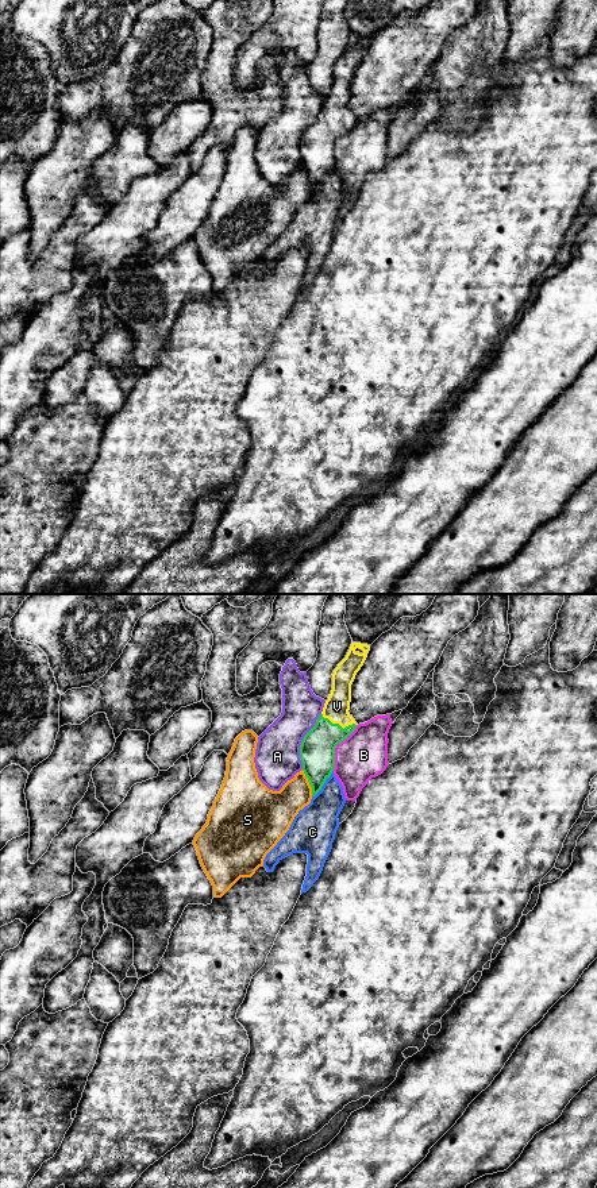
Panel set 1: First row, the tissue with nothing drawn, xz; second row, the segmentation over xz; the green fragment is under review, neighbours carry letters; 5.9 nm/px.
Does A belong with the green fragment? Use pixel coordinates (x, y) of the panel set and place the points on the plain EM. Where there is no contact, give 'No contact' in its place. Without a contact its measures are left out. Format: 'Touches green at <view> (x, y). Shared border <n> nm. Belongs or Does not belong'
Touches green at xz (301, 137). Shared border 360 nm. Does not belong

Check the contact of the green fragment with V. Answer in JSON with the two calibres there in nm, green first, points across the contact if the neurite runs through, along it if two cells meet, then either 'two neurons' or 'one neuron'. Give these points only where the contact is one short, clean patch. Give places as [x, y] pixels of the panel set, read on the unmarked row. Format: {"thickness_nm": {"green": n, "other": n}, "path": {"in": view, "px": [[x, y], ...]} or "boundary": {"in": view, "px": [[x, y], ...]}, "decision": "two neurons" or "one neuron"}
{"thickness_nm": {"green": 200, "other": 150}, "decision": "one neuron"}

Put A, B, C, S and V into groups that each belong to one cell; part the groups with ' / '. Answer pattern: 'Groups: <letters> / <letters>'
Groups: A / B / C / S / V

